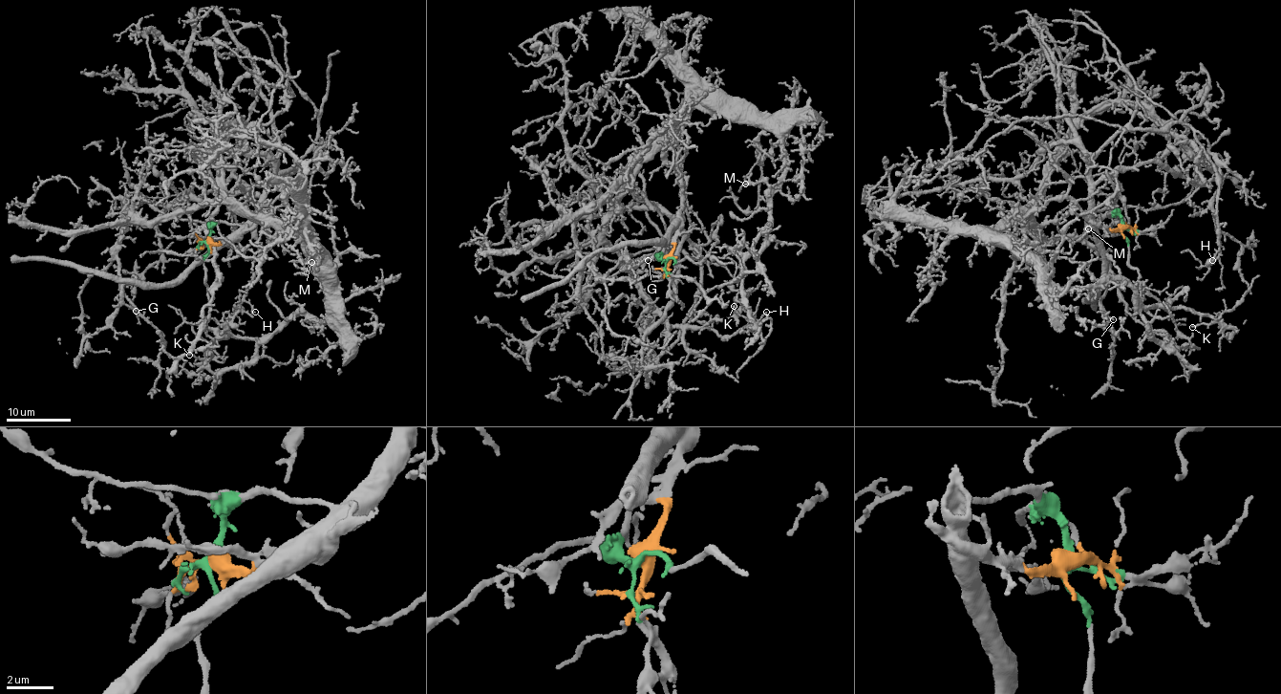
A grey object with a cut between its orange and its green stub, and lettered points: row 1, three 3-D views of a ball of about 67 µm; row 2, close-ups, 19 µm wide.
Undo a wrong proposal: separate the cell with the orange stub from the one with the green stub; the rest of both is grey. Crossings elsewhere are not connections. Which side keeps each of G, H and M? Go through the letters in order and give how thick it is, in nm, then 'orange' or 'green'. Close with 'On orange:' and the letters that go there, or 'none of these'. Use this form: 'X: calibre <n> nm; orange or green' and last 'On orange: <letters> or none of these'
G: calibre 150 nm; orange
H: calibre 140 nm; green
M: calibre 140 nm; orange
On orange: G, M

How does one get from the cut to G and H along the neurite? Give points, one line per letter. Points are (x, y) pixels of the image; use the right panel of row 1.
G: (1121, 227), (1058, 196), (1020, 219), (1042, 247), (1078, 238), (1099, 253), (1114, 320)
H: (1121, 227), (1113, 207), (1092, 209), (1096, 153), (1124, 129), (1187, 124), (1218, 184), (1211, 261)

